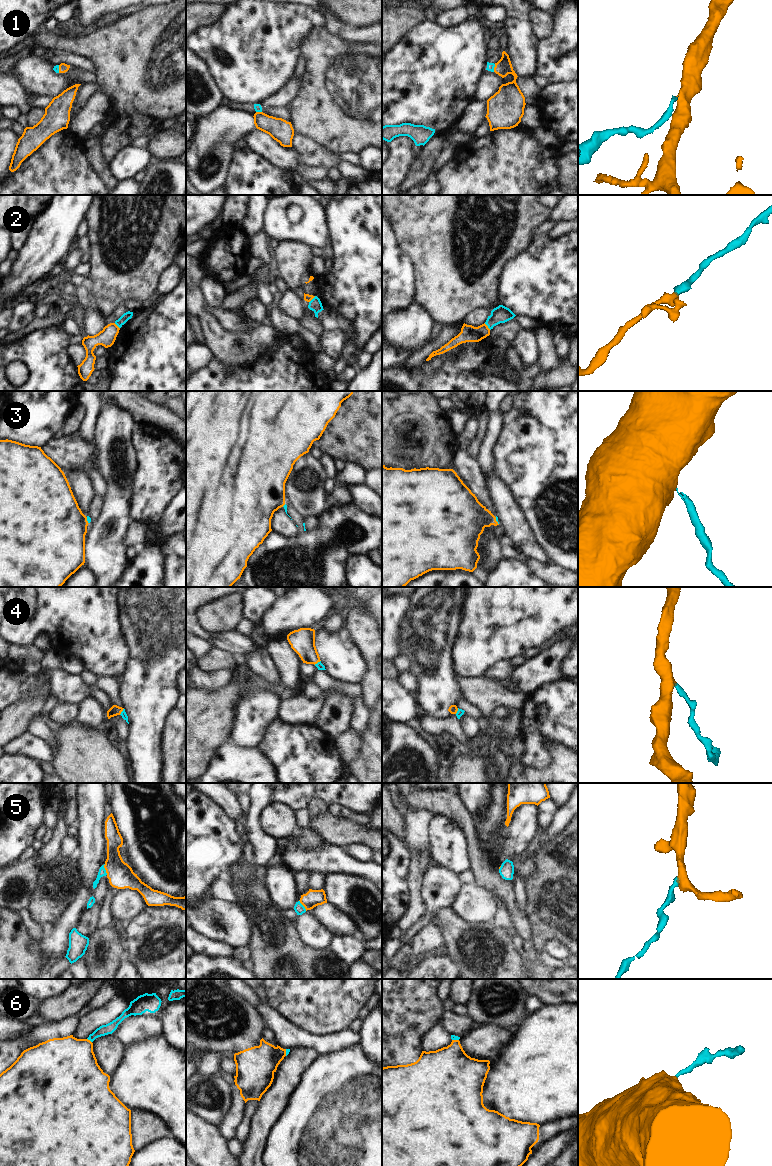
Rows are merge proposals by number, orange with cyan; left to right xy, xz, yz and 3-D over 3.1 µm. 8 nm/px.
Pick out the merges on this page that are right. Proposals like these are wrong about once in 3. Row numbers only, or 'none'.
1, 4, 6

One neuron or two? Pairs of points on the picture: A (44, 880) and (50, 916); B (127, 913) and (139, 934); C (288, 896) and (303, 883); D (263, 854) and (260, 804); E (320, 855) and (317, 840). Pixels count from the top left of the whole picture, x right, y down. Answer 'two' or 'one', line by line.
A: one
B: two
C: two
D: one
E: two

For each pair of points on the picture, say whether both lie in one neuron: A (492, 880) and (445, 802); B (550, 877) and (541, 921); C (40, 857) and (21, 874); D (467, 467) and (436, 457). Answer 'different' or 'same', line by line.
A: same
B: same
C: different
D: different

